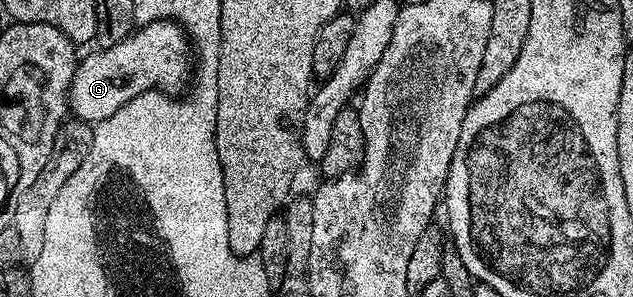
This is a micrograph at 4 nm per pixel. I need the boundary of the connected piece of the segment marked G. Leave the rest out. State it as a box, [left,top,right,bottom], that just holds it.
[69,19,191,121]

